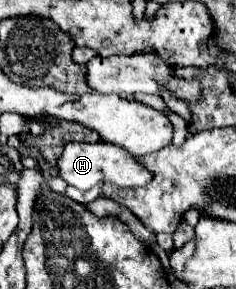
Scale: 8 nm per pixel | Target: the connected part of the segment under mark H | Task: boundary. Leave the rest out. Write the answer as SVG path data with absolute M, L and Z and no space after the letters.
M98 141L98 143L68 143L62 151L62 155L58 157L56 161L56 167L58 167L58 173L60 177L80 189L80 191L88 191L92 189L94 185L98 183L114 183L118 187L140 187L144 183L150 183L152 179L152 173L146 171L132 155L128 155L128 151L124 151L122 147L116 147L112 143L104 143L104 141Z

